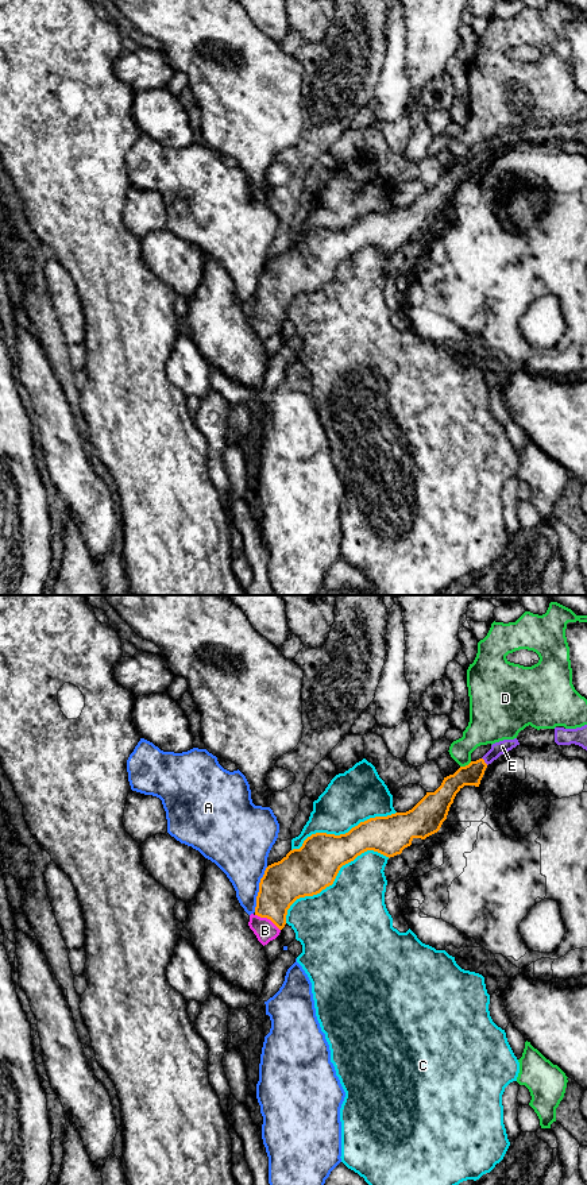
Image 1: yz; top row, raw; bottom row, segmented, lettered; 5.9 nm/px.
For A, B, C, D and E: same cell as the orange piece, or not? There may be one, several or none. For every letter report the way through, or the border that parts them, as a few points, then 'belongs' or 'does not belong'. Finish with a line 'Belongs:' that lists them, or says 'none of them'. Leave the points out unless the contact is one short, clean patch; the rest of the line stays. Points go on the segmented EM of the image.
A: does not belong
B: across yz (284, 882), (273, 900), (267, 918), (265, 930) | belongs
C: does not belong
D: along yz (471, 761), (460, 767) | does not belong
E: belongs
Belongs: B, E

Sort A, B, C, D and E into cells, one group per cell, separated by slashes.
A / B E / C / D

